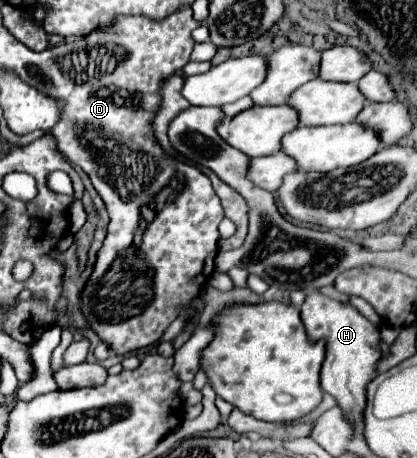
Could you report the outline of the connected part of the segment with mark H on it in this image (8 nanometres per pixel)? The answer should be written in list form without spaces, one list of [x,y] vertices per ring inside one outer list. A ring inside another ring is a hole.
[[[316,290],[308,292],[304,304],[300,306],[300,314],[306,326],[308,340],[326,342],[326,358],[320,370],[322,388],[338,400],[338,406],[350,420],[362,424],[362,412],[366,406],[366,384],[376,376],[376,364],[382,358],[378,348],[378,326],[370,324],[354,306],[344,306],[332,298],[318,294]]]

